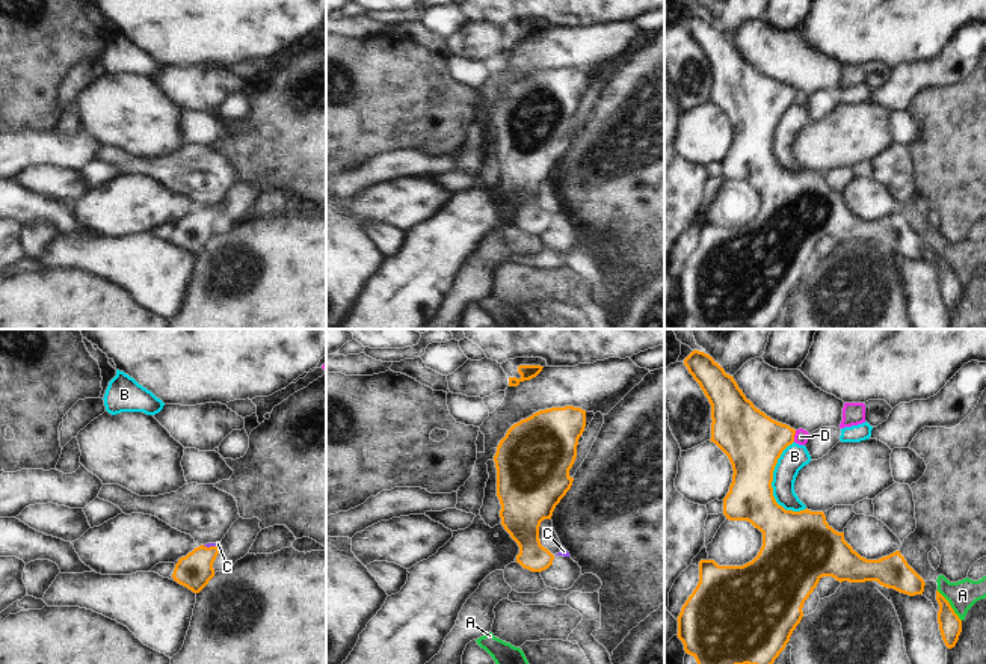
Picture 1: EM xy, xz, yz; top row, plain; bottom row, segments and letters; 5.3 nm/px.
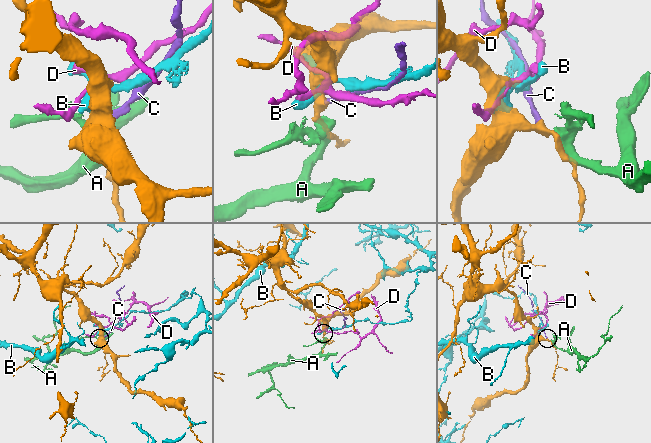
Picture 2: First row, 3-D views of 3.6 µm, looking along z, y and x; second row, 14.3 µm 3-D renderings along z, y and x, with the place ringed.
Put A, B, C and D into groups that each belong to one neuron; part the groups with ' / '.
A / B / C / D

